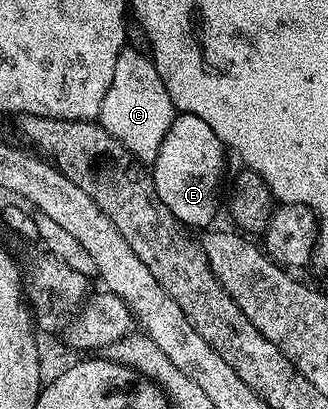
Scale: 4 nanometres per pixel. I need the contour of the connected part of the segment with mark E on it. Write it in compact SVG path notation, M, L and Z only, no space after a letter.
M178 113L175 116L152 162L152 184L154 195L161 199L164 207L168 207L168 211L172 211L172 215L183 226L213 226L210 224L218 213L218 188L222 185L226 156L228 153L221 139L216 131L212 131L212 127L208 127L208 123L204 123L204 119L196 119L196 115L191 113Z

